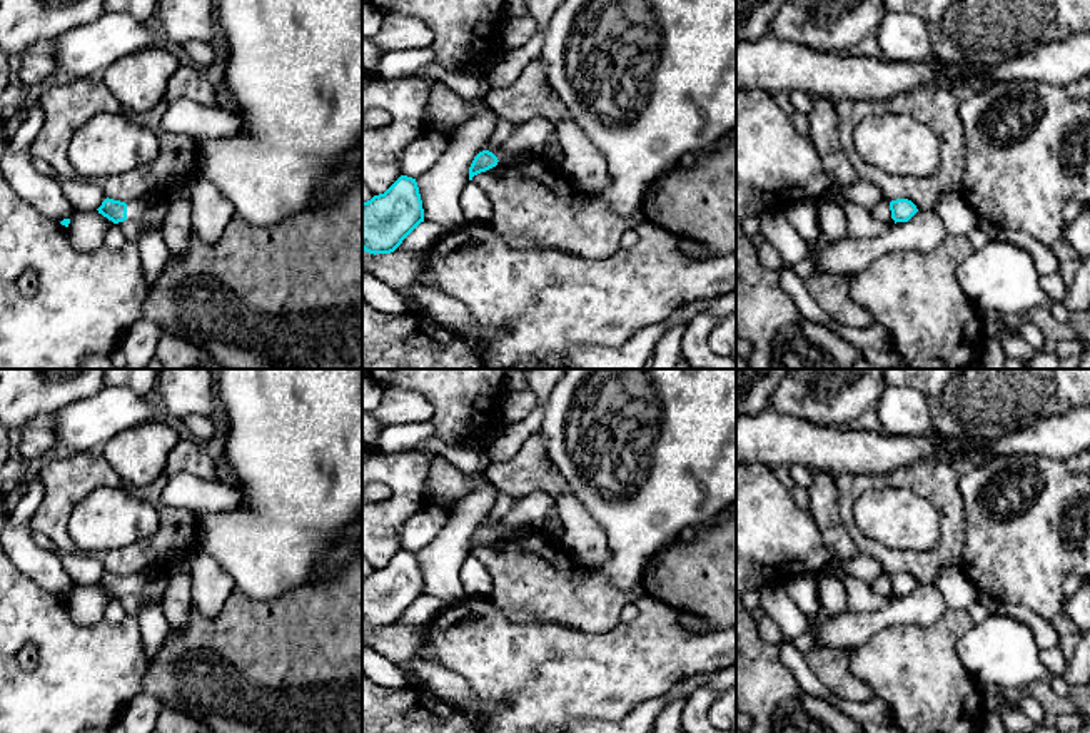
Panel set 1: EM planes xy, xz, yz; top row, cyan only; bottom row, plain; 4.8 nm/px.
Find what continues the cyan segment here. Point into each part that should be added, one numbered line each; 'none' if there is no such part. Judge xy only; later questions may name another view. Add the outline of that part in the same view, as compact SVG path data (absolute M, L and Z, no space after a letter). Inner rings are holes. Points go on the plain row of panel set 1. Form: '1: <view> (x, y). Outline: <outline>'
1: xy (149, 586). Outline: M135 573L125 578L127 594L140 598L140 609L135 618L140 626L147 660L150 661L170 634L170 626L162 609L169 573Z

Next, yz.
none

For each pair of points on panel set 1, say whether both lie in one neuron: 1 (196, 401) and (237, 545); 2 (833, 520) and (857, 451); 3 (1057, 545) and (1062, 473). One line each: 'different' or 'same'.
1: different
2: different
3: same

